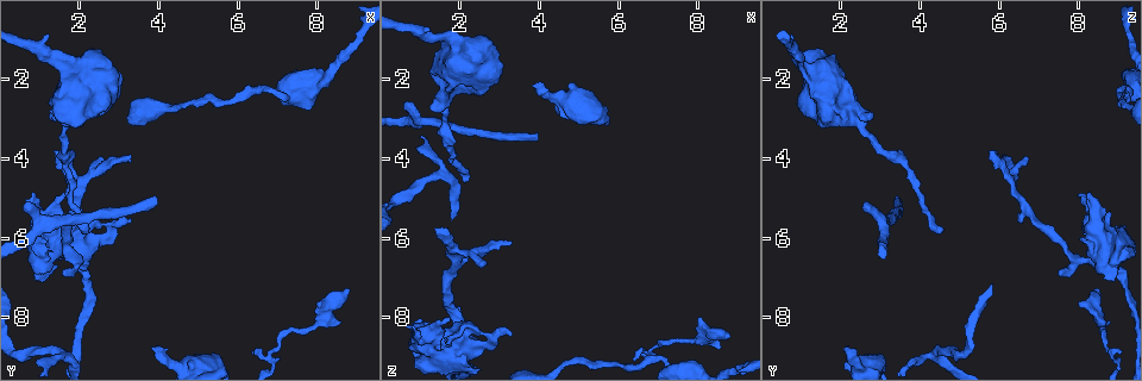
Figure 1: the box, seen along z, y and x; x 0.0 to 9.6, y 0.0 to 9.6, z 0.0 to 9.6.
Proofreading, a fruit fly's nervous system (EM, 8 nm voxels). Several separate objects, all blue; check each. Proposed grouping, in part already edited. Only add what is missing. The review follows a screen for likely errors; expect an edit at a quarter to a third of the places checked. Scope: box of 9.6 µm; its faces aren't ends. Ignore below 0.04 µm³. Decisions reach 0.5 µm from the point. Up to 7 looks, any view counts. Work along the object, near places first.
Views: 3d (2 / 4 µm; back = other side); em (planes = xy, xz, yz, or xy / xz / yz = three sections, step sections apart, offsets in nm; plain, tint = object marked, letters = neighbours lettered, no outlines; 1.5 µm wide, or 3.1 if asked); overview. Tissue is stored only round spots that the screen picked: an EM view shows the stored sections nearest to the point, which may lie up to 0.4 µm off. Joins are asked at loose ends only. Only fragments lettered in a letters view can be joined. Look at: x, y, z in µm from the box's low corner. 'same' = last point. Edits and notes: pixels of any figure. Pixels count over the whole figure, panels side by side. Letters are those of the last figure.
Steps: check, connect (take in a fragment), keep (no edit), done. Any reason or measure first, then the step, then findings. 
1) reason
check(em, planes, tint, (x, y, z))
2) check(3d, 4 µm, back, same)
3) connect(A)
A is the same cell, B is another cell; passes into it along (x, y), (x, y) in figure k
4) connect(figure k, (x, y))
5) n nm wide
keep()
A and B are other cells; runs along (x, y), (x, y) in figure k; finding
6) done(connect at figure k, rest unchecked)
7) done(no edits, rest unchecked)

branch stops here
check(em, planes, letters, (1.35, 3.80, 5.75))

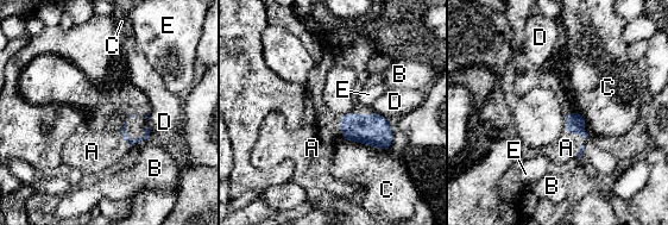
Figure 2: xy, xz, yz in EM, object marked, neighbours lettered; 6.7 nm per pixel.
connect(A)
A is the same cell, B, C, D and E are other cells; the neuron continues

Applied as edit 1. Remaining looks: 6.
see it whole again
check(overview)

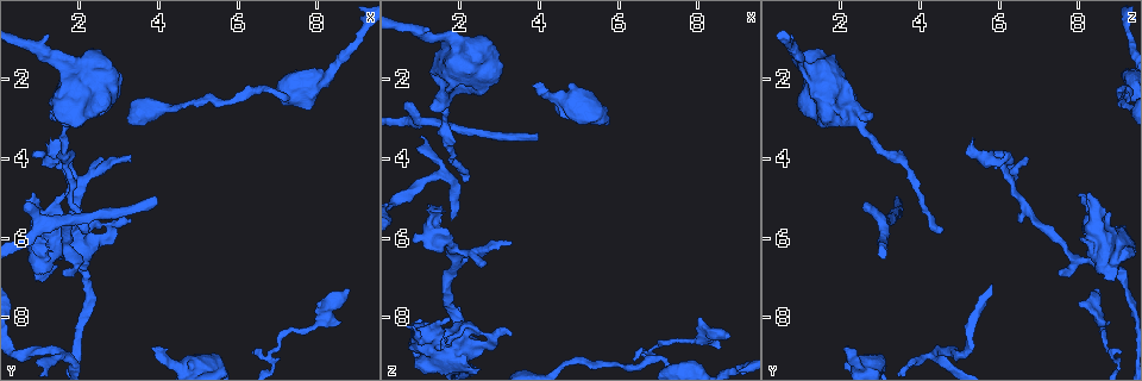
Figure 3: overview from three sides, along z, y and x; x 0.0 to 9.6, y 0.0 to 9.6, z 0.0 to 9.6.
check(3d, 2 µm, (2.25, 5.85, 4.55))

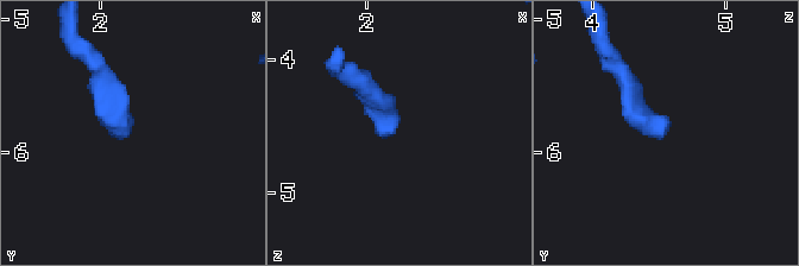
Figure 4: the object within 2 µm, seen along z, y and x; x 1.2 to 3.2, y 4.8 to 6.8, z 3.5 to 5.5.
check(em, planes, letters, (2.16, 5.88, 4.48))

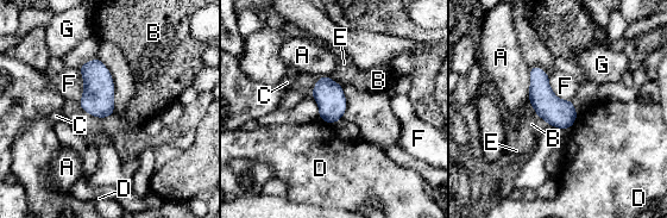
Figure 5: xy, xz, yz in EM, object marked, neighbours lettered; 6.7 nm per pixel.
F touches over 240 nm
keep()
A, B, C, D, E, F and G are other cells; none of them fits

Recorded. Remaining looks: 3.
an open end
check(em, planes, letters, (3.85, 8.75, 2.10))

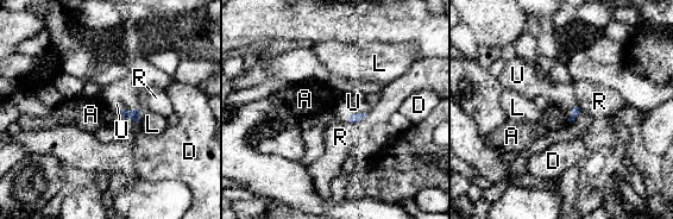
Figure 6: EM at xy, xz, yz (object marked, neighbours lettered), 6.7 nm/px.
connect(U)
U is the same cell, A, D, L and R are other cells; the neuron continues

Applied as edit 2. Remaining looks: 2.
done(connect at figure 2, connect at figure 6, rest unchecked)

